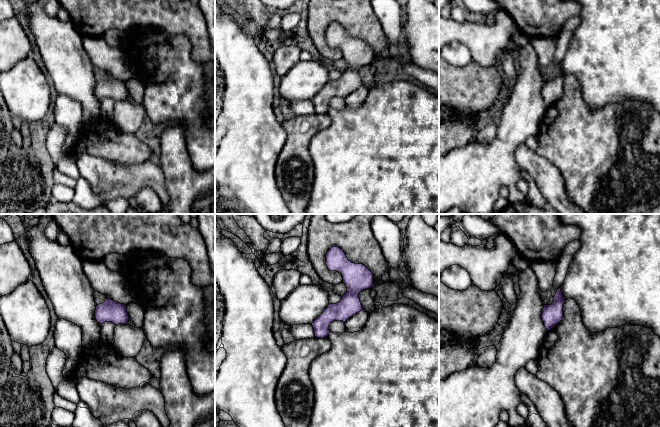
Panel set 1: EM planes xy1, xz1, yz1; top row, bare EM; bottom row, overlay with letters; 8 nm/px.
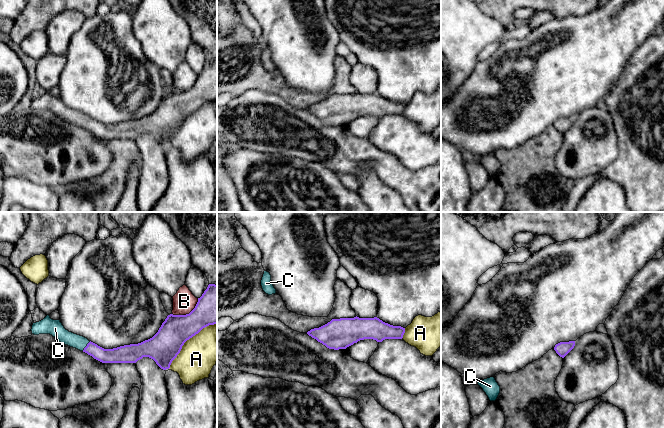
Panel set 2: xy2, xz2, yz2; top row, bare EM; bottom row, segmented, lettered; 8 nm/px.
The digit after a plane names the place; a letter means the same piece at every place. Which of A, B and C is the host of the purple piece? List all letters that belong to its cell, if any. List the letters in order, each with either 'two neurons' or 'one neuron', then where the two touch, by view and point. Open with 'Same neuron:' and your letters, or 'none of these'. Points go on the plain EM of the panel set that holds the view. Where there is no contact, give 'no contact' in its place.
Same neuron: C
A: two neurons | xy2 (187, 115)
B: two neurons | xy2 (187, 90)
C: one neuron | xy2 (86, 122)

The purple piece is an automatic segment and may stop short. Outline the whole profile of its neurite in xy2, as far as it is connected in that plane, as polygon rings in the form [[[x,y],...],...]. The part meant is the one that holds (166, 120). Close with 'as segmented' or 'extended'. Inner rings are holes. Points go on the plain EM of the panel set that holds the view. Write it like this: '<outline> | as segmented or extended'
[[[209,60],[189,90],[168,91],[152,114],[138,120],[104,125],[83,112],[69,108],[60,96],[53,96],[49,91],[33,99],[31,107],[34,111],[50,110],[59,118],[83,127],[102,139],[136,139],[143,133],[149,133],[166,146],[187,116],[214,100],[217,100],[217,61]]] | extended

